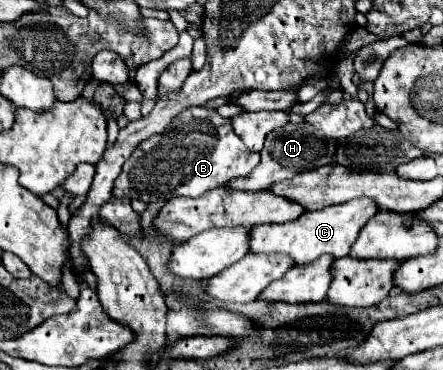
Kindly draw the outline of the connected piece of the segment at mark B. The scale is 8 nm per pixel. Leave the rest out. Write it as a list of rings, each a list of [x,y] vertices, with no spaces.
[[[189,107],[177,115],[161,133],[145,139],[125,161],[123,173],[117,177],[113,197],[131,197],[145,203],[171,199],[175,195],[201,197],[209,189],[245,177],[259,165],[259,153],[253,153],[233,133],[231,119],[223,119],[213,109]]]

